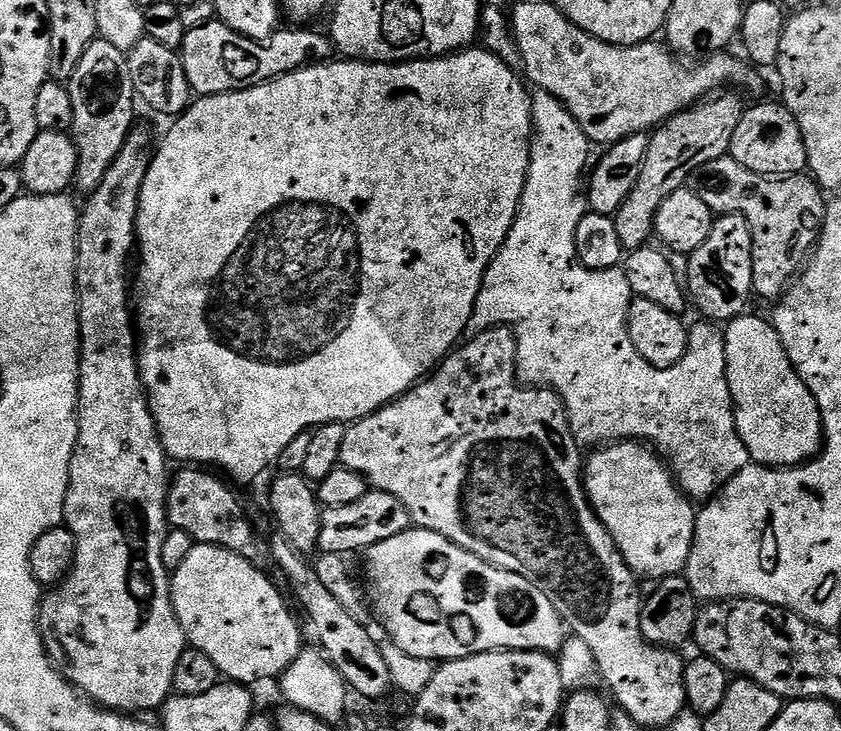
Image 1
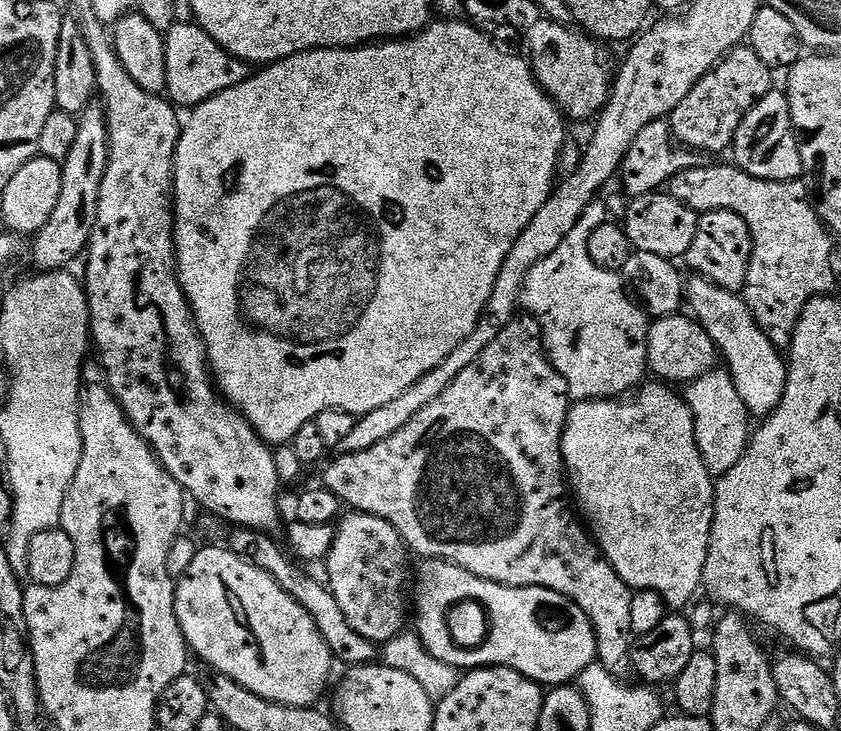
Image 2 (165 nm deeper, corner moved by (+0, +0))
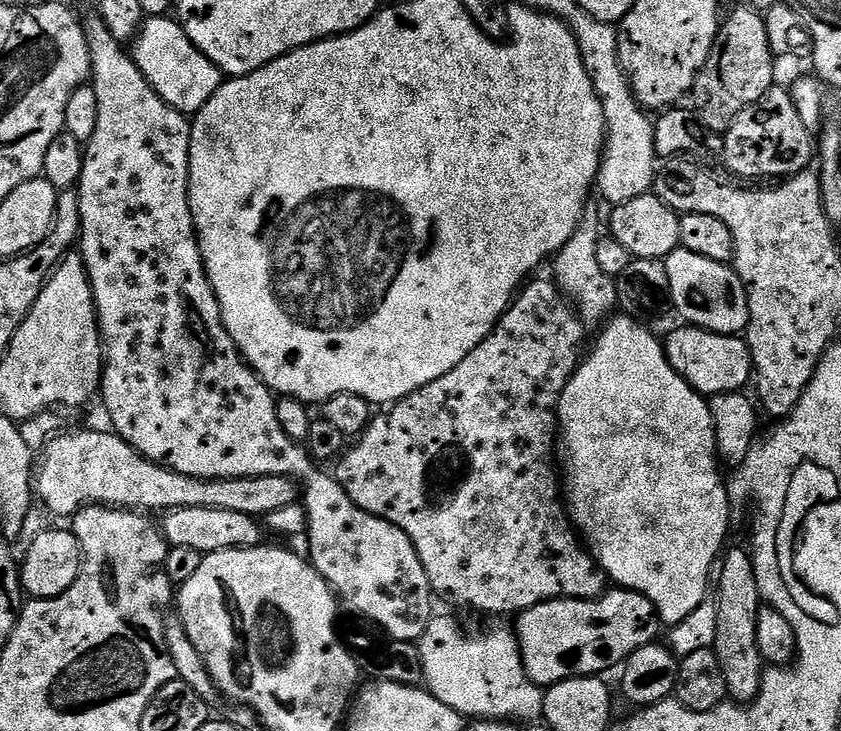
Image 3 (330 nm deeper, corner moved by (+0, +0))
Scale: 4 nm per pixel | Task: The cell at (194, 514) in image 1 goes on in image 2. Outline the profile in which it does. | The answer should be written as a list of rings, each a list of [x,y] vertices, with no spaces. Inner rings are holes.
[[[237,526],[233,527],[231,531],[232,537],[226,541],[227,547],[236,555],[243,556],[262,570],[266,570],[266,574],[270,574],[270,578],[274,578],[278,582],[278,586],[282,586],[314,618],[314,626],[318,626],[318,632],[322,634],[326,646],[332,651],[333,657],[339,663],[341,660],[344,666],[355,666],[371,664],[377,659],[377,645],[367,641],[366,638],[362,638],[361,634],[358,634],[350,626],[346,620],[346,615],[342,614],[342,609],[338,606],[338,598],[334,598],[331,588],[308,577],[306,568],[289,555],[285,545],[283,543],[276,544],[277,537],[275,535]]]

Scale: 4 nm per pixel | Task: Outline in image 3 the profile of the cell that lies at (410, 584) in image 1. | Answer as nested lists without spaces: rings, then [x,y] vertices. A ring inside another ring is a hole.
[[[619,586],[605,591],[603,596],[594,600],[543,600],[538,606],[519,613],[515,620],[514,635],[520,644],[526,674],[539,686],[551,686],[575,676],[600,676],[608,674],[604,672],[611,668],[619,669],[628,656],[640,647],[653,643],[657,639],[656,631],[662,628],[650,598]]]

